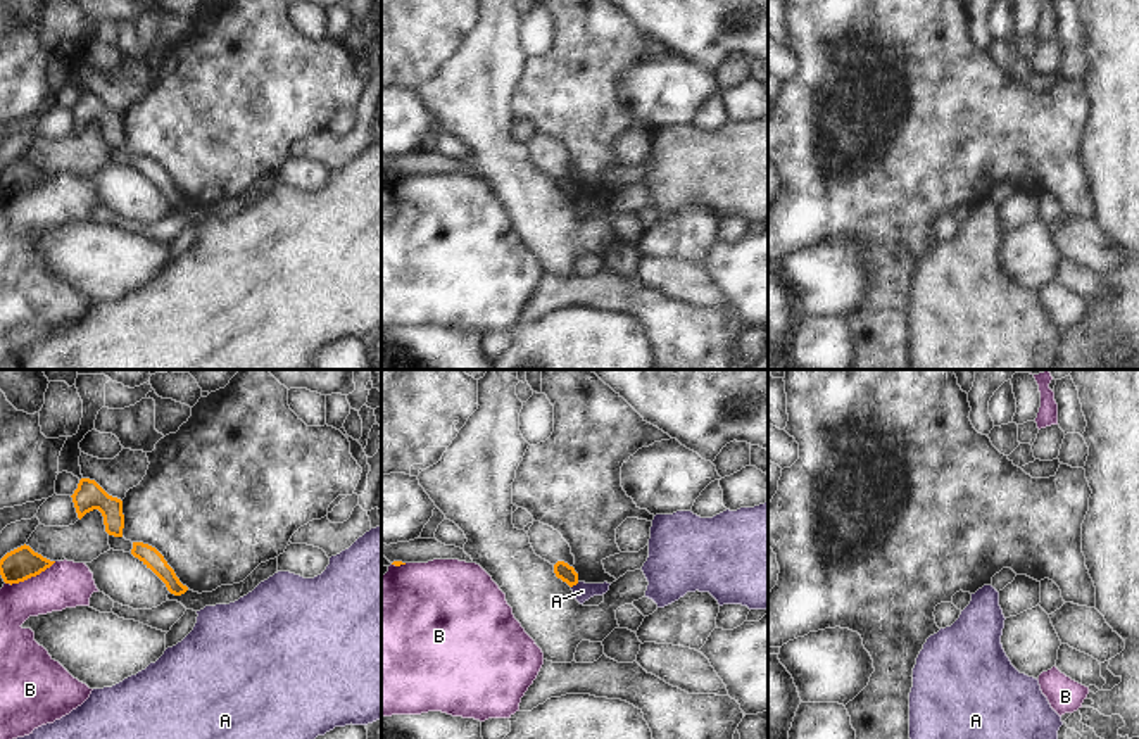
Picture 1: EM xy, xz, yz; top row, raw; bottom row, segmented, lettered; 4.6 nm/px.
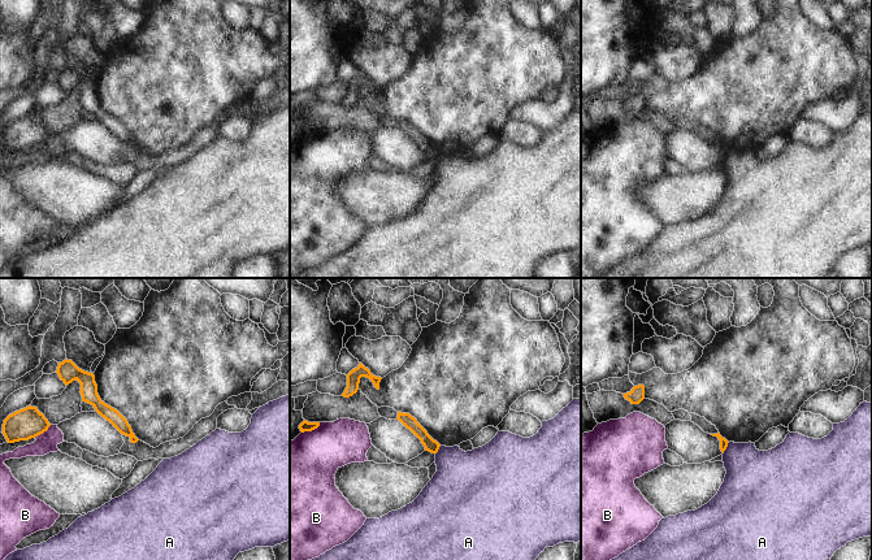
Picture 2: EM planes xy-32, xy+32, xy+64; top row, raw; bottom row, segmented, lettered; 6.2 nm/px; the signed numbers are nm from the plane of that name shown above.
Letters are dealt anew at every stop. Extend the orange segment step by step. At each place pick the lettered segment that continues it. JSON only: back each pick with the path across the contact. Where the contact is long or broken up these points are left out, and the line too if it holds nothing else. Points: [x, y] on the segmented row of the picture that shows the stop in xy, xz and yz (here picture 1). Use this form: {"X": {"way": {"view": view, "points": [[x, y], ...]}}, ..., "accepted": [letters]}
{"accepted": []}

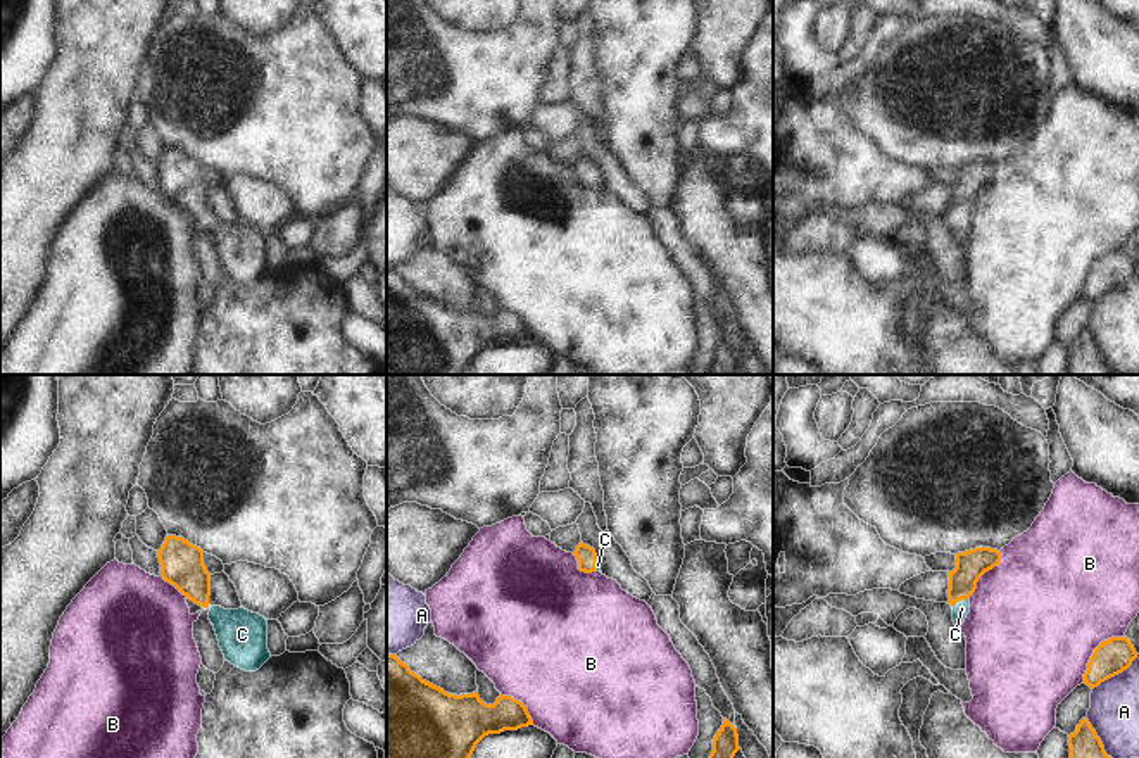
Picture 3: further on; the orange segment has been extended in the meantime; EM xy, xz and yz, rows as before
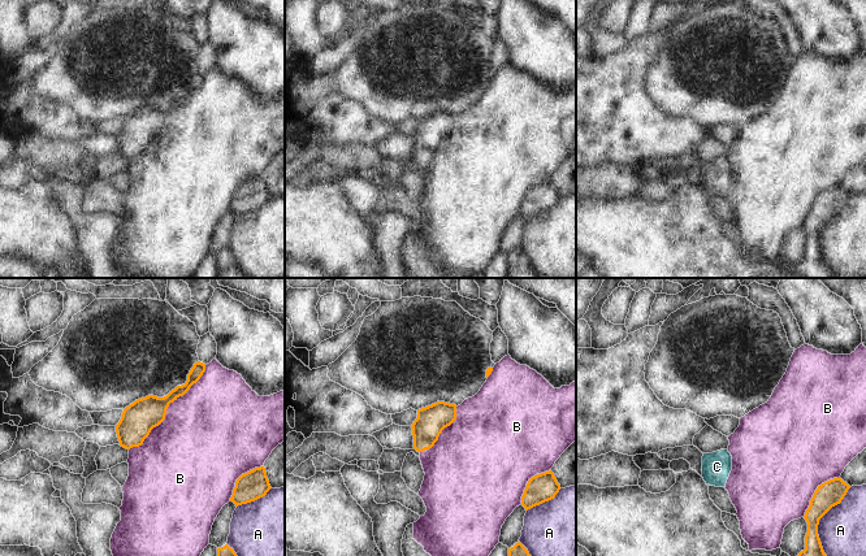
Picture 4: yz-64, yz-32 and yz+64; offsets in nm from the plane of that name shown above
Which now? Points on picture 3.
{"C": {"way": {"view": "yz", "points": [[970, 565], [962, 582], [960, 600], [962, 608]]}}, "accepted": ["C"]}

